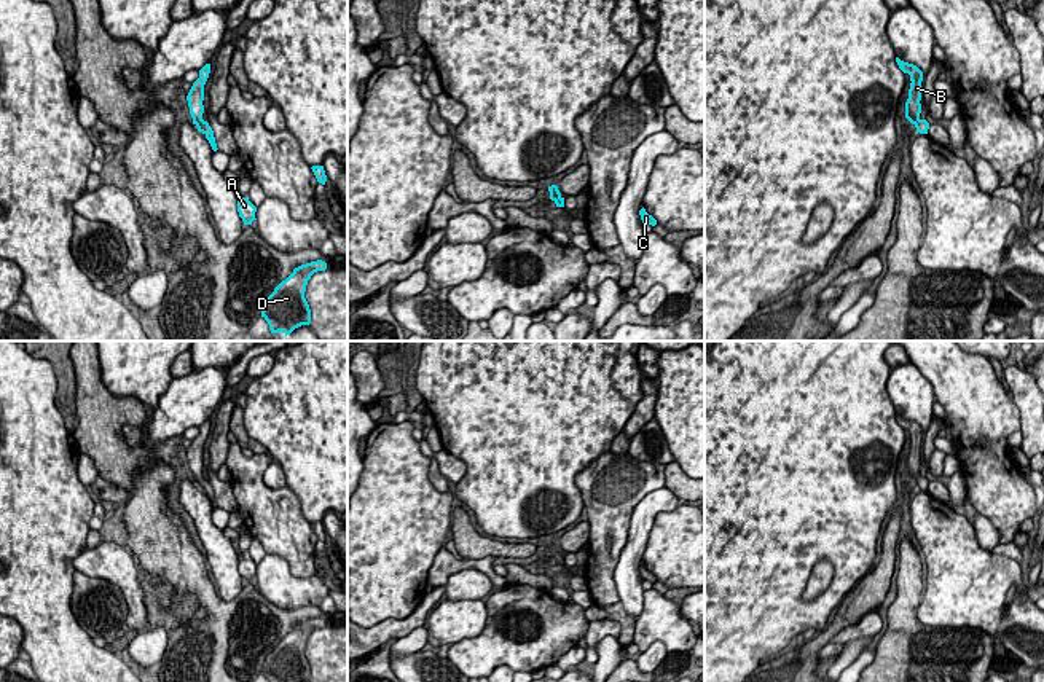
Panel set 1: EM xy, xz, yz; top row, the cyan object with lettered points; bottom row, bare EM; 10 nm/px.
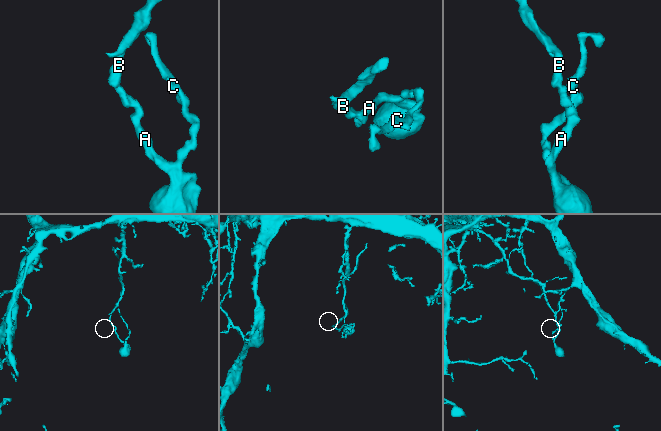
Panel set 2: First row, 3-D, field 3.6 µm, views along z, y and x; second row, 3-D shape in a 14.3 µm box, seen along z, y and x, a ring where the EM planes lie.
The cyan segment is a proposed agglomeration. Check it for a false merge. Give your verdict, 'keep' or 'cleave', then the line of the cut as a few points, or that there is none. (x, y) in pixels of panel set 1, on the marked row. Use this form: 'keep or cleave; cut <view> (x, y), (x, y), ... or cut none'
keep; cut none

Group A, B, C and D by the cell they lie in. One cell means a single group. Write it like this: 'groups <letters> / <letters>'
groups A B C D

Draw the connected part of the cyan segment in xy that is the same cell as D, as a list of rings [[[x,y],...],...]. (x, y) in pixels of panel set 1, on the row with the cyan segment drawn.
[[[322,260],[301,265],[274,288],[261,311],[271,333],[282,331],[287,336],[295,328],[311,323],[311,309],[304,298],[306,285],[314,272],[325,269],[327,263]]]

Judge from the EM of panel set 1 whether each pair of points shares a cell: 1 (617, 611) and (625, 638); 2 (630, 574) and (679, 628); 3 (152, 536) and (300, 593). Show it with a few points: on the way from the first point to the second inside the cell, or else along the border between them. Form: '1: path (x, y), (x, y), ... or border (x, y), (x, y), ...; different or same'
1: path (622, 617), (625, 620), (625, 631); same
2: border (644, 591), (643, 611), (636, 619); different
3: border (259, 591), (282, 609), (292, 609); different

